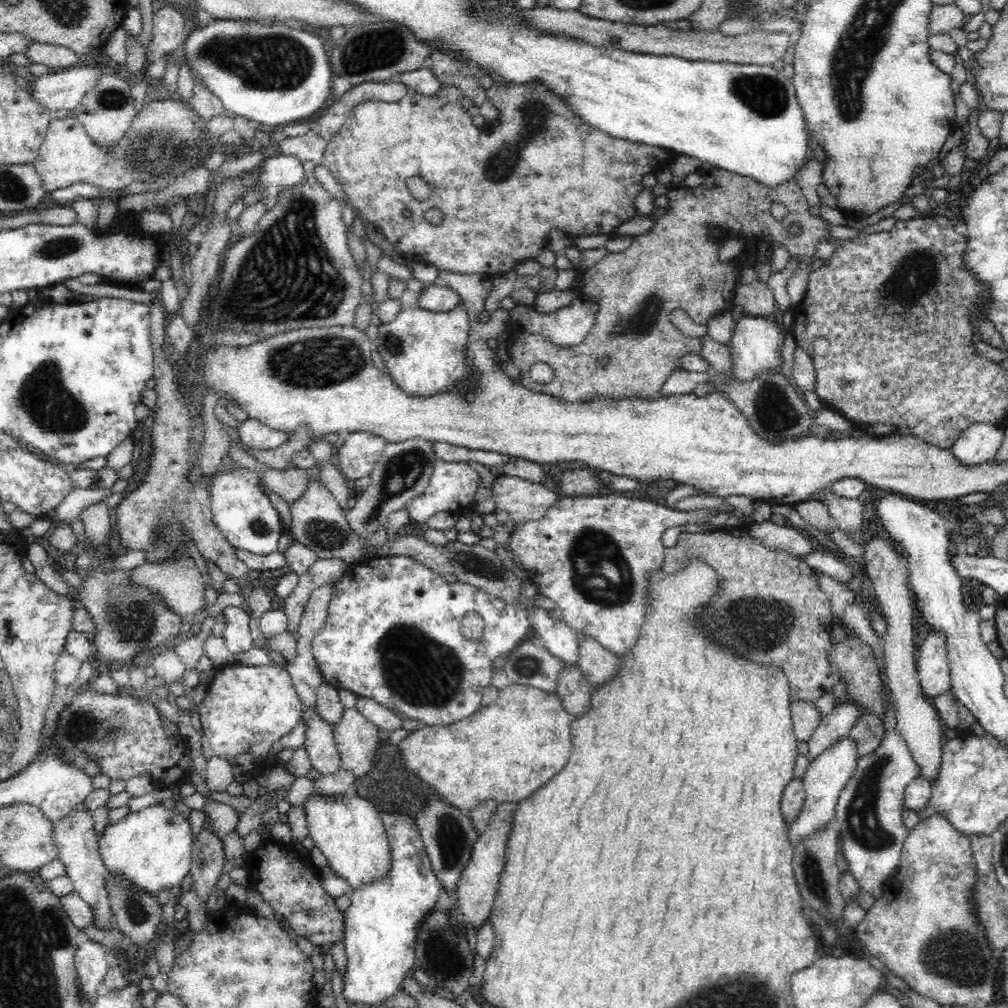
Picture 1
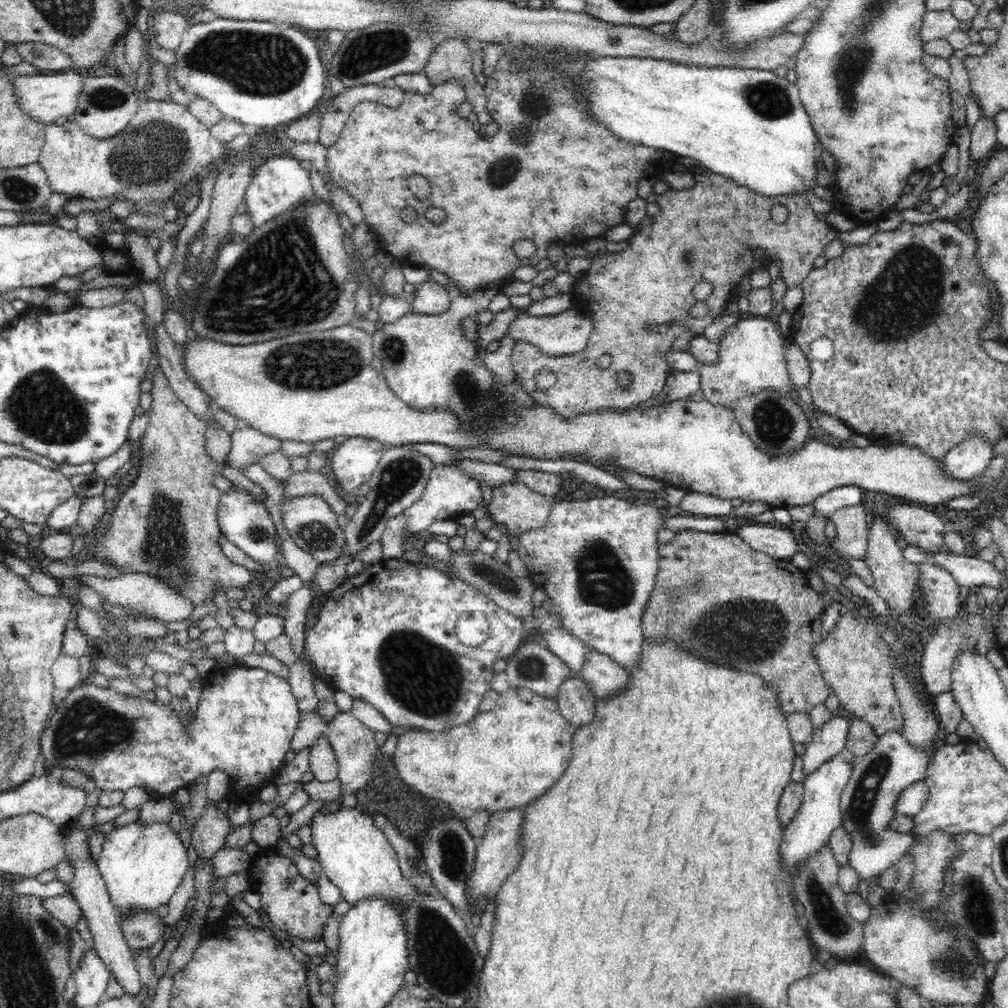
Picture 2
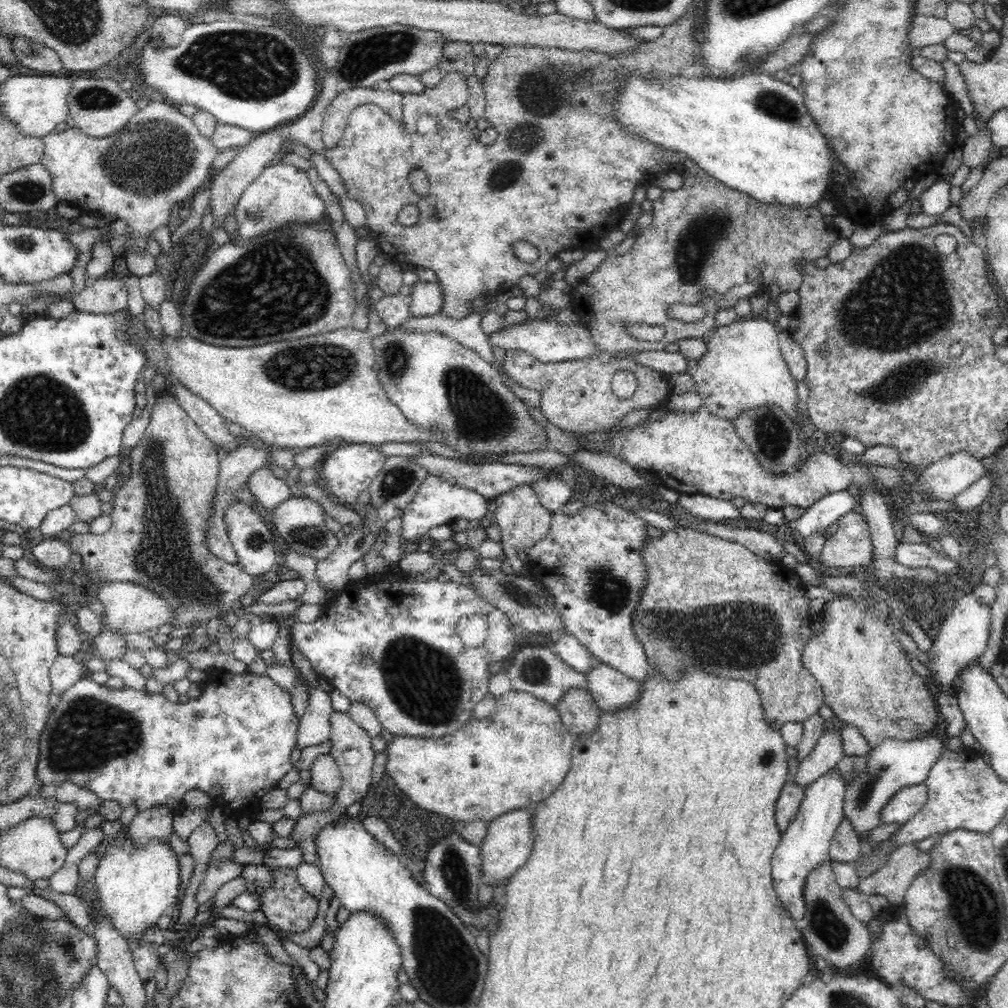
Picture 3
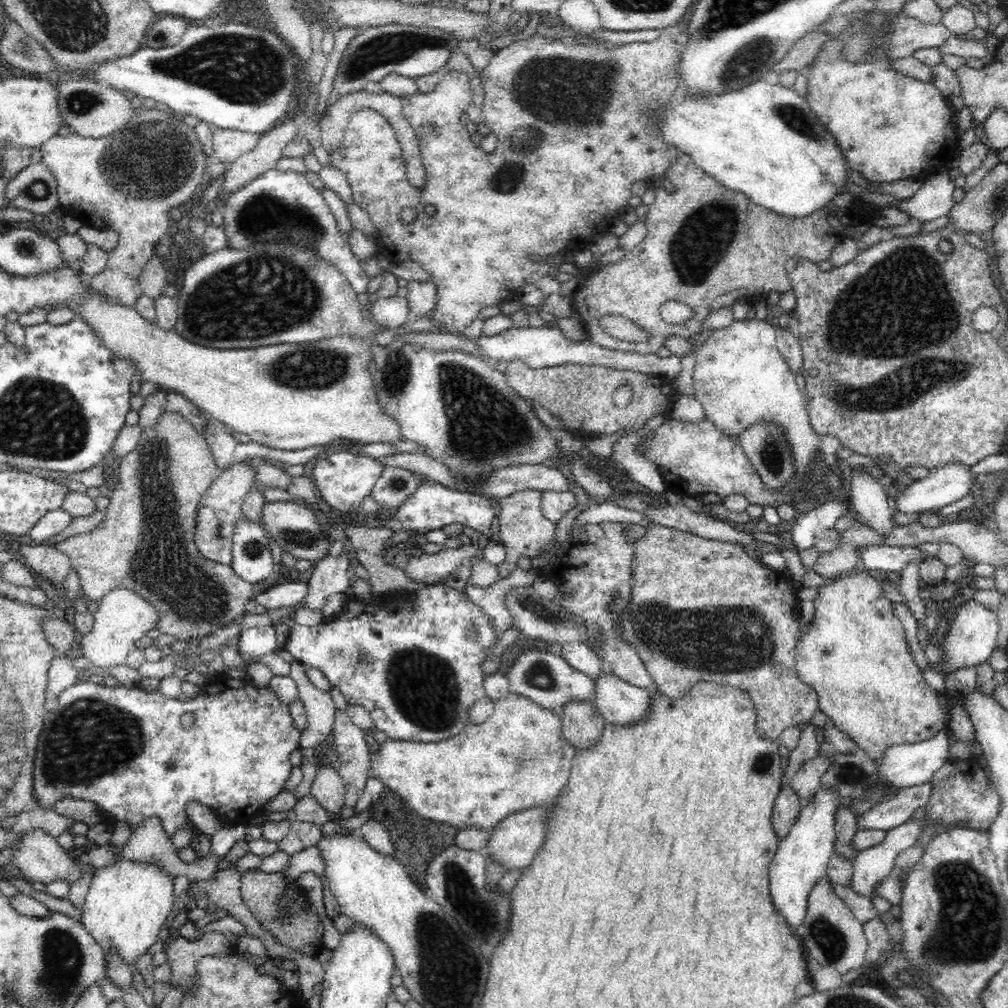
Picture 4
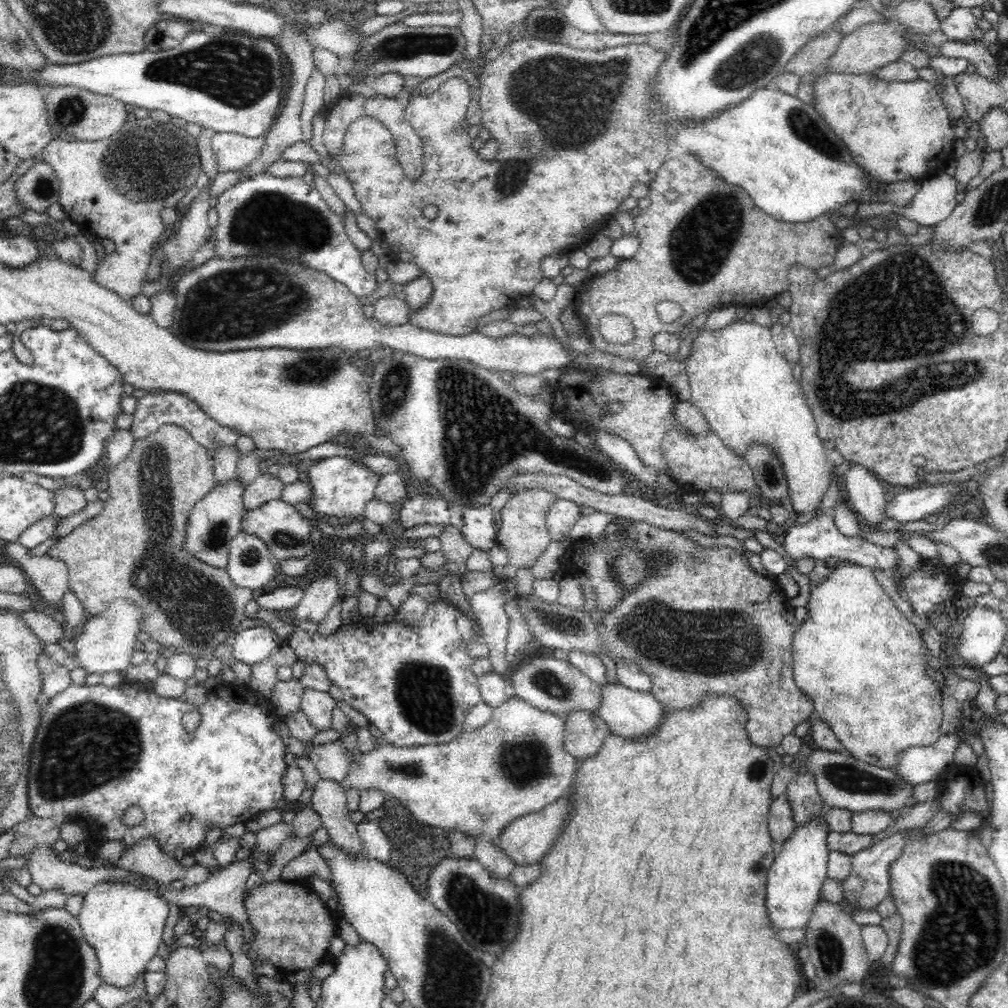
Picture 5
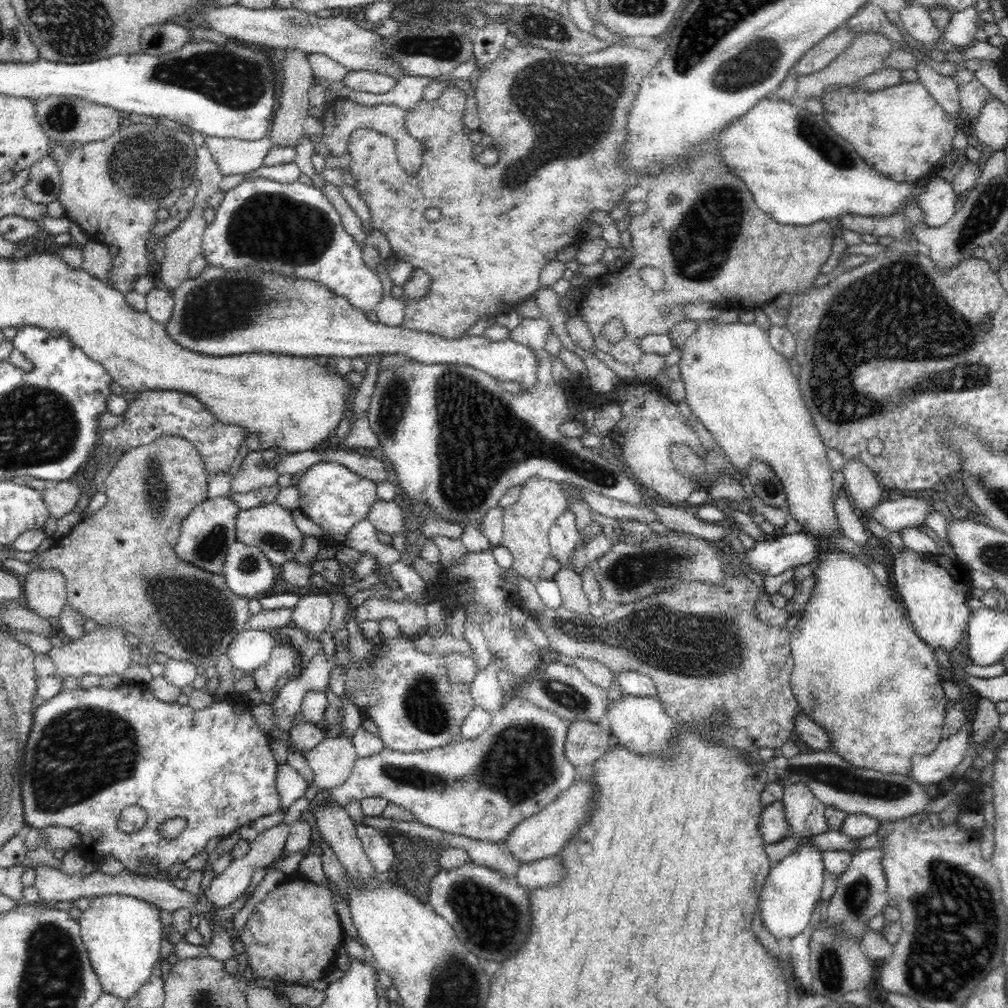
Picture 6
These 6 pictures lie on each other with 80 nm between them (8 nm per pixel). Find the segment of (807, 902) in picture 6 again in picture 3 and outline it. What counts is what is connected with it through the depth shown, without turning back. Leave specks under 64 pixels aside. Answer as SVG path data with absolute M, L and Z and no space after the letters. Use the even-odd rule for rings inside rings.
M833 769L826 772L818 782L810 784L804 792L799 812L787 831L781 835L780 844L770 862L776 897L796 922L805 915L807 909L804 888L809 874L829 860L831 840L843 820L845 783L842 776L837 774L837 770Z

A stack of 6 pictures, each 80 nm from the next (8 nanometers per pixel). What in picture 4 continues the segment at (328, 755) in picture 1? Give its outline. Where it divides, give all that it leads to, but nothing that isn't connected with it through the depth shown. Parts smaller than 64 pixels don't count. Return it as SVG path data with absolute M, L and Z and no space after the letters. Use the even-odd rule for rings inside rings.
M320 767L309 795L318 801L327 814L332 814L331 821L344 820L339 813L346 807L345 787L332 767Z

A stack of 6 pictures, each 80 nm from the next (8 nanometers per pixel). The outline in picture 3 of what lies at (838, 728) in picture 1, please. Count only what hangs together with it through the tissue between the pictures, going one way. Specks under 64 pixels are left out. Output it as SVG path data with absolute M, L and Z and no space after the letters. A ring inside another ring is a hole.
M828 730L818 739L812 754L808 754L799 764L795 784L805 791L810 784L818 782L826 772L833 770L844 756L840 733Z

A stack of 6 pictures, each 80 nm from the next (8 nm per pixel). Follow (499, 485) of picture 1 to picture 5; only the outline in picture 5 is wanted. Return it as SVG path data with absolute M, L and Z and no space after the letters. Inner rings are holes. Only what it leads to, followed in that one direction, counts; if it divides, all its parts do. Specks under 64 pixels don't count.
M526 488L519 491L501 510L501 525L497 543L509 554L509 564L516 568L531 569L551 544L547 529L547 512L551 504L560 499L545 488Z

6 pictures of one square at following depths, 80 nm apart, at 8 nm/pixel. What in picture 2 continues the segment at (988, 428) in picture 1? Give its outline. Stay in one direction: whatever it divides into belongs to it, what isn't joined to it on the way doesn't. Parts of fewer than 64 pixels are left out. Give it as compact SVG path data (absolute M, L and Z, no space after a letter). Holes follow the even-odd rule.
M970 437L952 448L940 460L942 477L966 482L977 478L988 468L992 459L992 445L980 437Z

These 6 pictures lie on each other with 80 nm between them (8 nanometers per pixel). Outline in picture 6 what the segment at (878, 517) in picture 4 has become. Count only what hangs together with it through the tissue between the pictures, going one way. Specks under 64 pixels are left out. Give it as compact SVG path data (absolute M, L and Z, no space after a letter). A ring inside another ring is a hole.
M850 458L841 470L846 490L849 492L853 504L862 508L862 517L870 515L872 510L880 504L882 485L872 474L872 471L859 458Z

